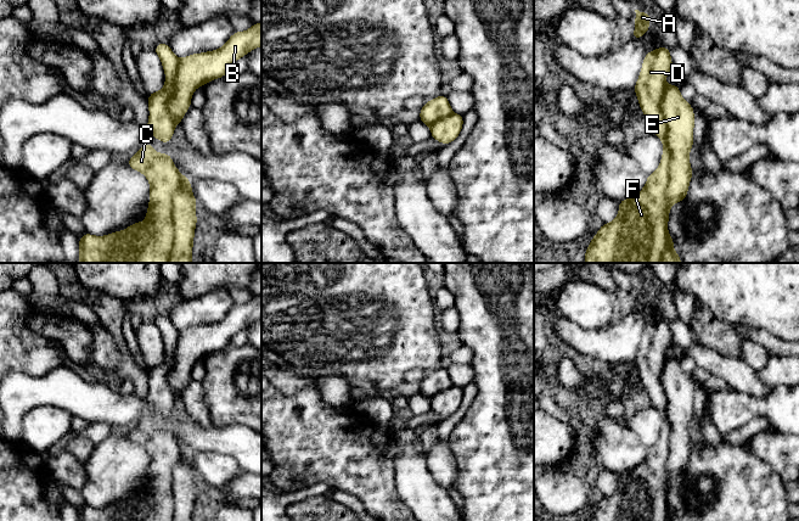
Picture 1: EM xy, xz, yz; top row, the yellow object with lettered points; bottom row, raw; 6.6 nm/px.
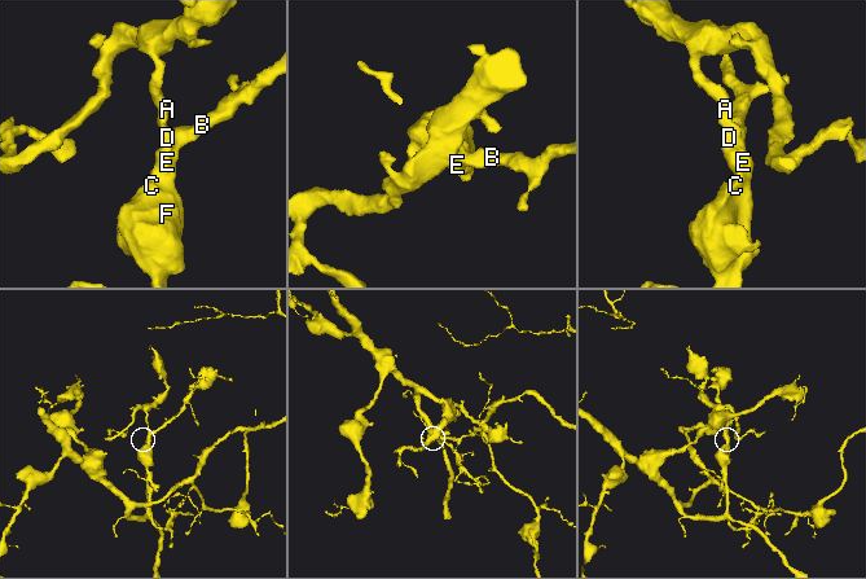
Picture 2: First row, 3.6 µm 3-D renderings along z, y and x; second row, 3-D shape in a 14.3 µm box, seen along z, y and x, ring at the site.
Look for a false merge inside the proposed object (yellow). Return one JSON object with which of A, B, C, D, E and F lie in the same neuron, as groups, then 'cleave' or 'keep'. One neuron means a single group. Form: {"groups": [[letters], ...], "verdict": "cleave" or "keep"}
{"groups": [["A", "B", "C", "D", "E", "F"]], "verdict": "keep"}

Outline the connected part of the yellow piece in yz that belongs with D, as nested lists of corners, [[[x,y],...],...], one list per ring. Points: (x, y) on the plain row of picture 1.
[[[659,319],[654,324],[647,324],[634,360],[651,404],[663,414],[660,437],[647,448],[646,458],[640,465],[619,474],[617,491],[602,497],[587,521],[674,521],[674,512],[668,505],[669,483],[675,475],[686,471],[692,452],[688,427],[693,419],[694,383],[681,369],[679,359],[665,357],[670,343],[673,334],[669,321]]]

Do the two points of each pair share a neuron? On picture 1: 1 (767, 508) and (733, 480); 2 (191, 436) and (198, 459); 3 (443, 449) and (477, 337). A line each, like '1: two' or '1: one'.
1: one
2: two
3: two

